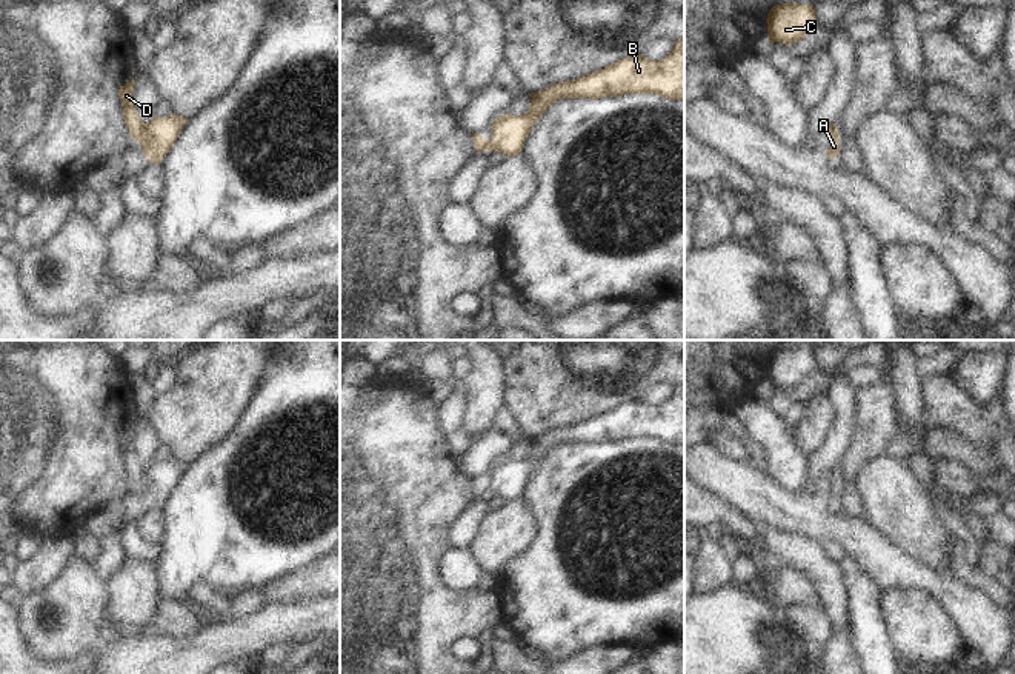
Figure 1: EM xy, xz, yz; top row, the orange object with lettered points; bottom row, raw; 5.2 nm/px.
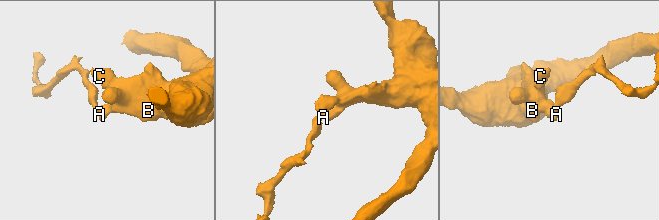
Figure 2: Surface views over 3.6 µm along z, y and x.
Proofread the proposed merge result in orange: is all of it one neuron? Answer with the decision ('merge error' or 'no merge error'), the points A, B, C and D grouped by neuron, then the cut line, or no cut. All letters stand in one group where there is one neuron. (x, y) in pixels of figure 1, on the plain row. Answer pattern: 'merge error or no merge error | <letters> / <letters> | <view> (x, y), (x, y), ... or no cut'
merge error | A B C / D | xy (146, 468), (142, 491)

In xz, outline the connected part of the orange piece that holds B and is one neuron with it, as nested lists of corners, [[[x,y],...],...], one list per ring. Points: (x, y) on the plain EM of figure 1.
[[[684,383],[674,386],[663,405],[647,405],[643,399],[629,400],[603,414],[529,439],[531,451],[524,459],[504,459],[492,466],[489,494],[504,502],[520,499],[534,469],[558,445],[598,445],[623,439],[657,439],[684,445]]]

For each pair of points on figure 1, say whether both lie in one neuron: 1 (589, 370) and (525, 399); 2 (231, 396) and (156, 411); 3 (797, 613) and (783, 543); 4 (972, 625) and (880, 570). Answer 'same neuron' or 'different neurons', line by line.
1: same neuron
2: same neuron
3: different neurons
4: same neuron

